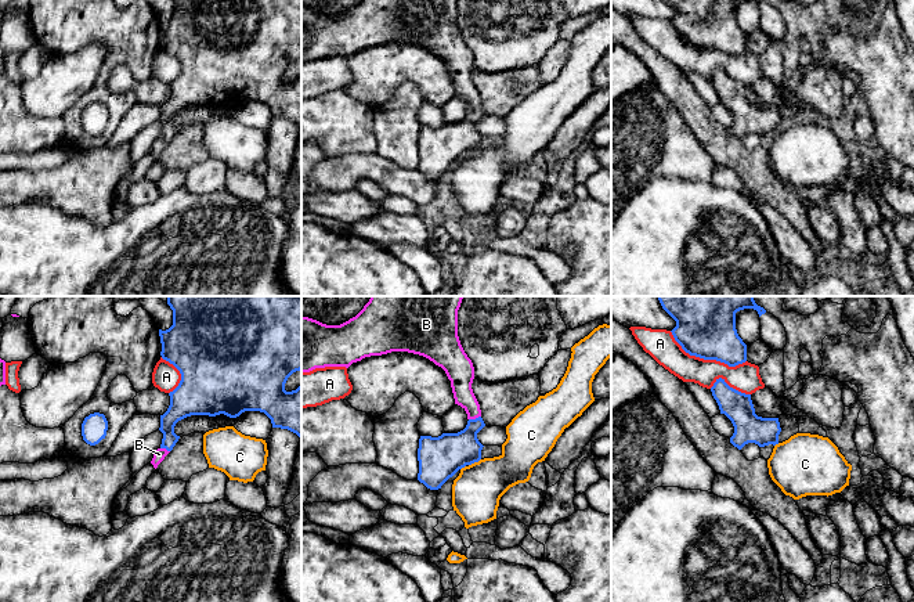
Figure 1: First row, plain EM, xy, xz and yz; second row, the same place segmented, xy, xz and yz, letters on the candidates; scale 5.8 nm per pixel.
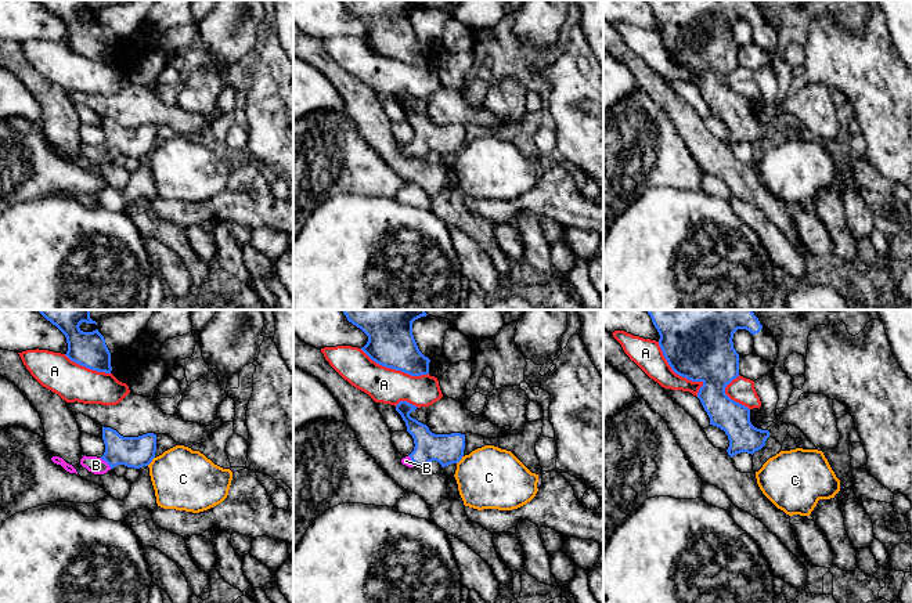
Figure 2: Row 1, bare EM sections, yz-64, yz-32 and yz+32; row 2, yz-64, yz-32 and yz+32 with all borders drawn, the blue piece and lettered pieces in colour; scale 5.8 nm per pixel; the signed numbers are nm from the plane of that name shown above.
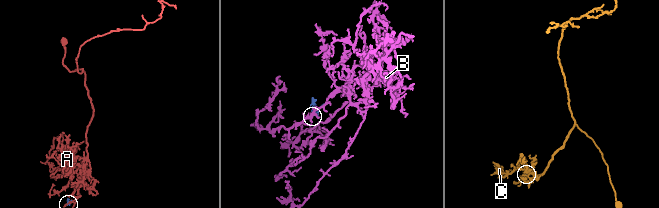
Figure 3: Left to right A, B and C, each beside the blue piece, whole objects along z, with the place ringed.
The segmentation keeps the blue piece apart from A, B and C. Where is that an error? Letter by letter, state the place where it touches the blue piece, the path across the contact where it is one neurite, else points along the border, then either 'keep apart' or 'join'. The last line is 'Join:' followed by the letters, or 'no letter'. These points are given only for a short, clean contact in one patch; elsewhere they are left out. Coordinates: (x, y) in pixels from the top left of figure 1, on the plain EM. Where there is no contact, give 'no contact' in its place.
A: meets blue in yz at (705, 49); keep apart
B: meets blue in xz at (476, 108); runs through xz (451, 141), (470, 122), (476, 108), (463, 86), (461, 68); join
C: meets blue in xz at (474, 151); keep apart
Join: B

